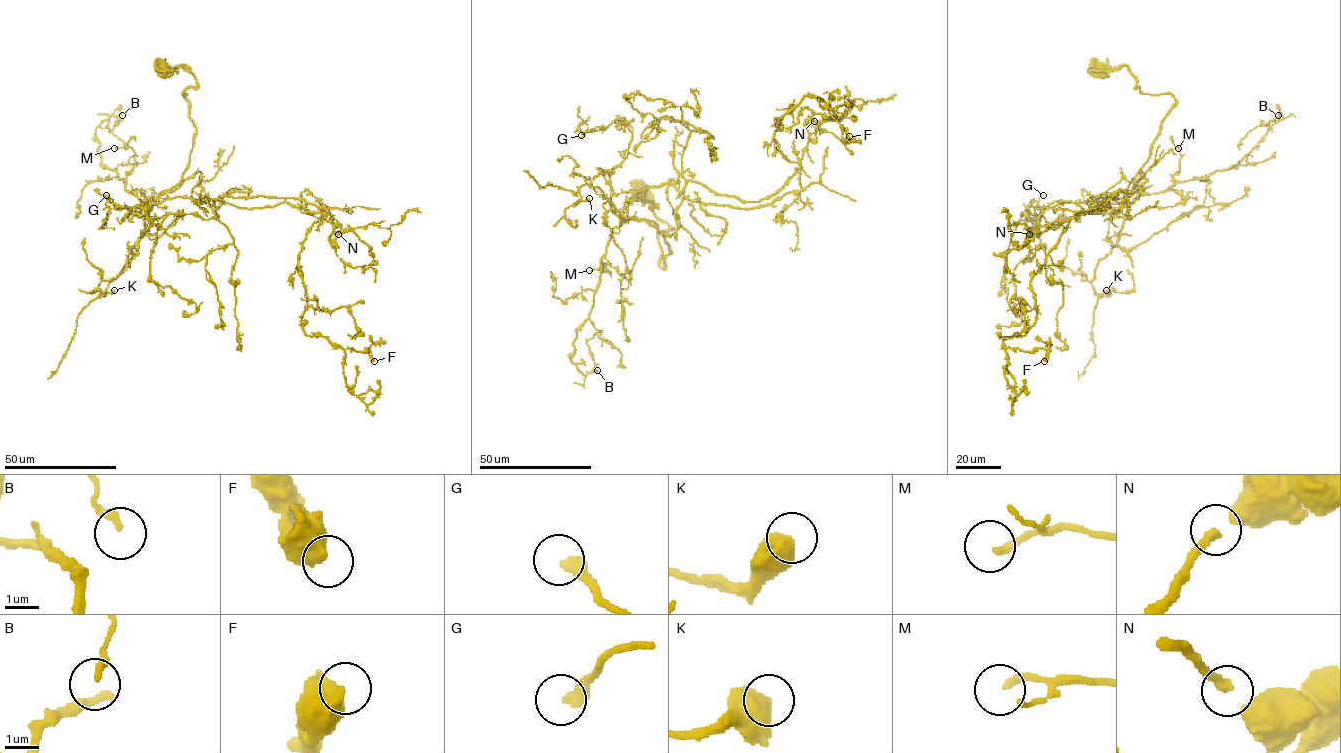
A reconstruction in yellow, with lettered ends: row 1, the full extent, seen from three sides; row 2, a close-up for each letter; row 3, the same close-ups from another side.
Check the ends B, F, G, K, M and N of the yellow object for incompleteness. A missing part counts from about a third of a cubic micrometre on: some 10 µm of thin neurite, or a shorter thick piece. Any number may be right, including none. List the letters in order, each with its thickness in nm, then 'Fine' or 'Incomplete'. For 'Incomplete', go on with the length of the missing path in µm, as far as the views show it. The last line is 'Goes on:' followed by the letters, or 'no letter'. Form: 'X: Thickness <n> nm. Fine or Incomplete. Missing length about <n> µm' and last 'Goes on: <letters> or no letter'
B: Thickness 200 nm. Fine
F: Thickness 650 nm. Fine
G: Thickness 360 nm. Fine
K: Thickness 700 nm. Fine
M: Thickness 200 nm. Fine
N: Thickness 200 nm. Fine
Goes on: no letter

